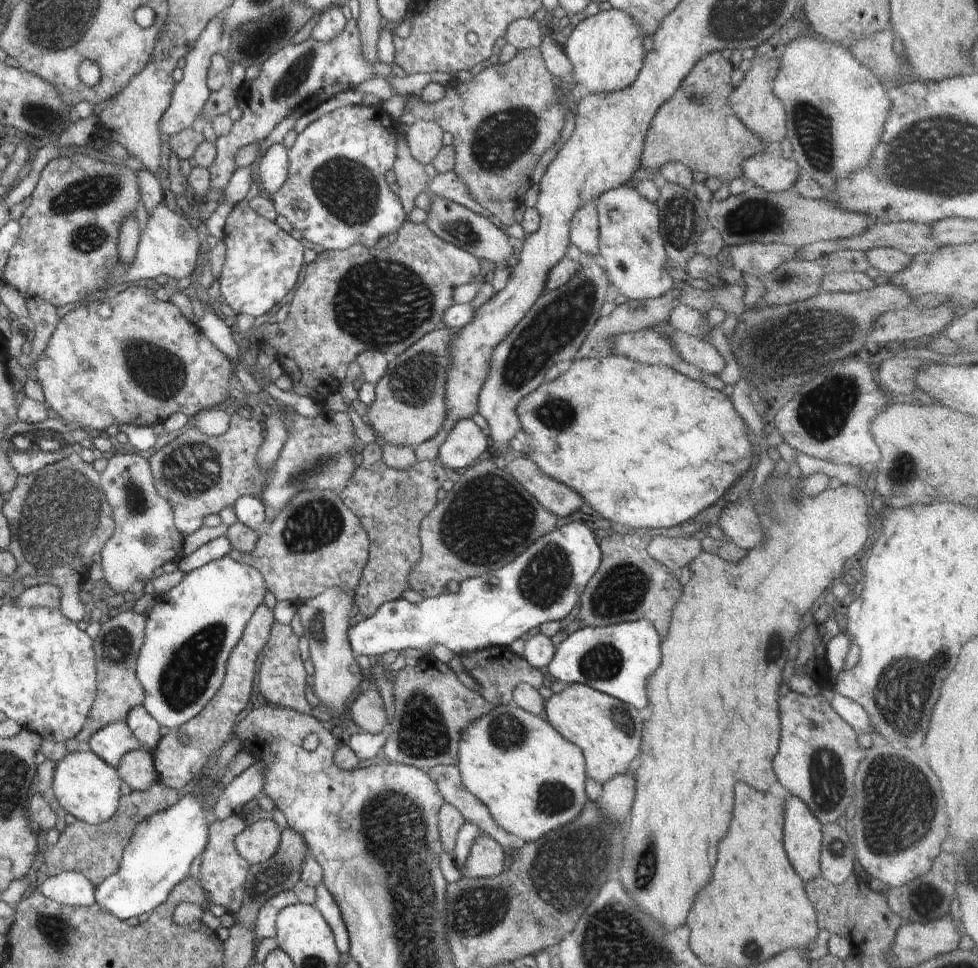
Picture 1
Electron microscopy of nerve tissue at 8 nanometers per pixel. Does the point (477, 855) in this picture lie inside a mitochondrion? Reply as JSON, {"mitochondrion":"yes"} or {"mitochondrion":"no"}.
{"mitochondrion":"no"}

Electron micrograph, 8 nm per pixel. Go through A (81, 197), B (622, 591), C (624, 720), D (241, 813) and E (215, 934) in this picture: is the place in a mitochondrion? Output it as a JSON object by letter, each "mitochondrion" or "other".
{"A":"mitochondrion","B":"mitochondrion","C":"mitochondrion","D":"other","E":"other"}

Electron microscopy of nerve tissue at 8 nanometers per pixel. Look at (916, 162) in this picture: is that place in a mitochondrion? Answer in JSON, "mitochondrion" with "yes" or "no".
{"mitochondrion":"yes"}

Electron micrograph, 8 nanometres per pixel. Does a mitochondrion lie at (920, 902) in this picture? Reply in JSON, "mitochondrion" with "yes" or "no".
{"mitochondrion":"yes"}

